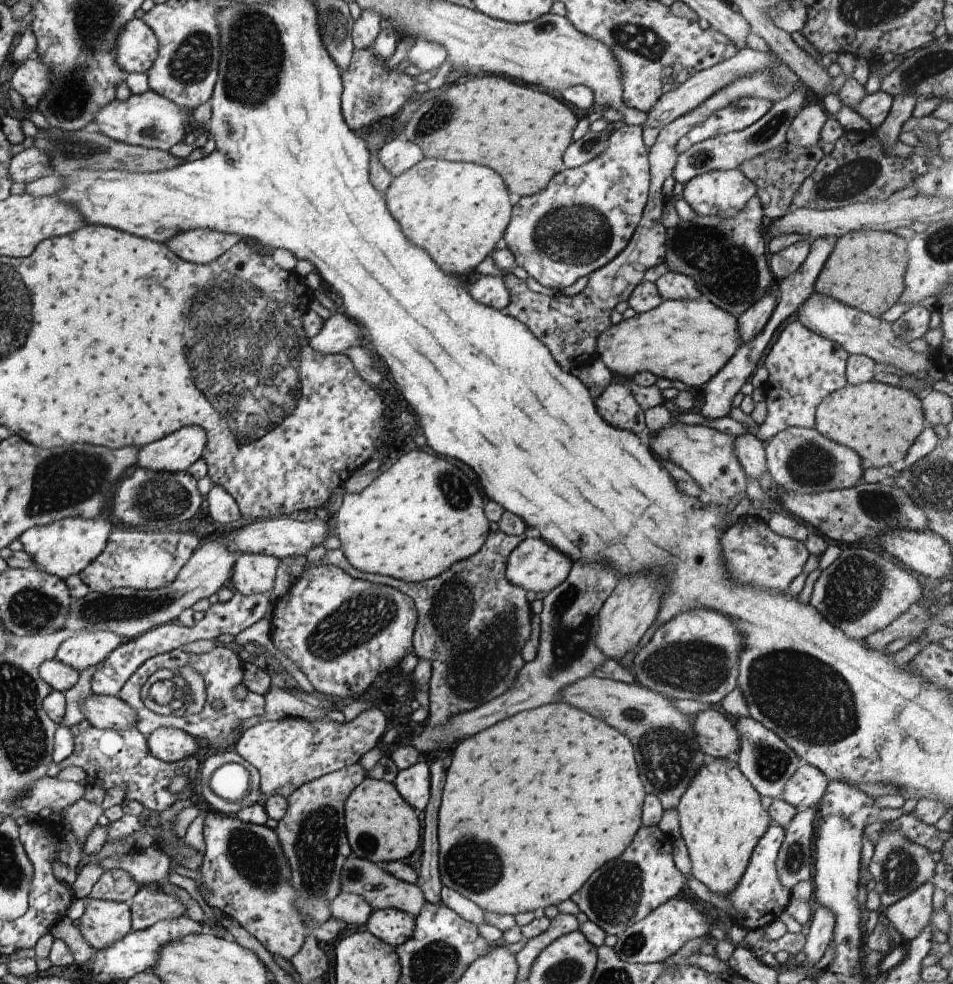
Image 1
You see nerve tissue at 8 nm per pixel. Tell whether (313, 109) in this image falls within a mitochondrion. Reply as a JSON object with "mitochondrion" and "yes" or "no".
{"mitochondrion":"no"}

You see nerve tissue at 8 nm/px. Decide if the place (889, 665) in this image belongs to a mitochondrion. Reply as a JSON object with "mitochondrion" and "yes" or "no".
{"mitochondrion":"no"}

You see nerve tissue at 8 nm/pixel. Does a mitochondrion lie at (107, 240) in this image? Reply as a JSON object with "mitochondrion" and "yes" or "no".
{"mitochondrion":"no"}

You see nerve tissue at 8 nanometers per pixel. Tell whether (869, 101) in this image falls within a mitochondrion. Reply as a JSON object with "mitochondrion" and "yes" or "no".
{"mitochondrion":"no"}

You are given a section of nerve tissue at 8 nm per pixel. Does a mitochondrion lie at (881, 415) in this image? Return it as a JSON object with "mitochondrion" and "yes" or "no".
{"mitochondrion":"no"}

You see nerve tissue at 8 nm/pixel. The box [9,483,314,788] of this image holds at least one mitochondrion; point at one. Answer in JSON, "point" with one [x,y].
{"point":[99,610]}

